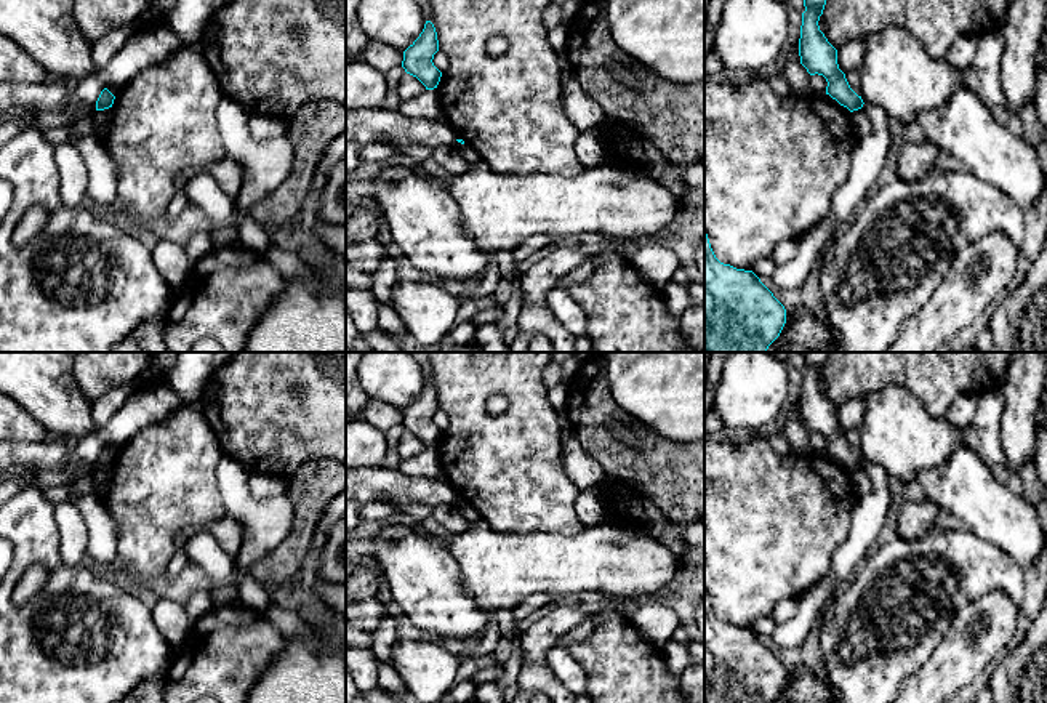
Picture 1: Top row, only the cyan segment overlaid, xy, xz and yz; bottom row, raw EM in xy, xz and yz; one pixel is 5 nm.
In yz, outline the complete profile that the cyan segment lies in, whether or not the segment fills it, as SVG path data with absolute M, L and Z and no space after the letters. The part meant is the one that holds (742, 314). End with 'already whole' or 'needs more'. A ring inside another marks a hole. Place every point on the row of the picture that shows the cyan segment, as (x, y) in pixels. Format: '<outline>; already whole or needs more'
M704 231L704 352L765 352L784 323L784 306L752 271L720 263Z; already whole

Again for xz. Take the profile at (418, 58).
M426 21L419 37L403 51L402 67L416 77L426 90L437 88L442 72L434 66L434 54L439 51L435 27Z; already whole

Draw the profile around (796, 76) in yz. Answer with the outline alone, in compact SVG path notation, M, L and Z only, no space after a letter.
M799 42L794 50L786 56L783 77L789 85L791 94L807 94L810 93L810 74L800 64Z

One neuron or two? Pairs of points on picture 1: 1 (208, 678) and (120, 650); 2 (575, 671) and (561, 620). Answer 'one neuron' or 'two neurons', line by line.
1: two neurons
2: two neurons

